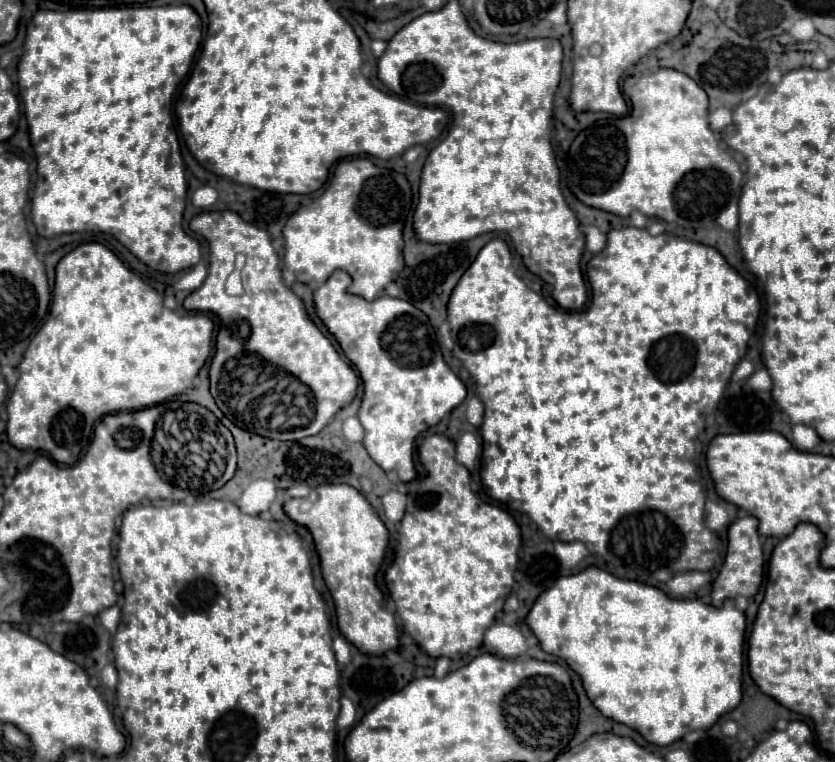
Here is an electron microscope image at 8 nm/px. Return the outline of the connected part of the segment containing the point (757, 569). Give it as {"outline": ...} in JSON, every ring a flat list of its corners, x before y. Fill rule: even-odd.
{"outline":[[745,516,745,518,737,518,731,526,729,526,729,544,727,544,727,556,725,556,725,564,717,576,717,580,713,582,713,590,711,590,711,598,713,598,713,606,723,606,725,598,737,598,737,596,755,596,757,590,763,584,763,576,765,576,765,556,763,556,763,544,759,540,759,532,757,532,759,520,753,516]]}

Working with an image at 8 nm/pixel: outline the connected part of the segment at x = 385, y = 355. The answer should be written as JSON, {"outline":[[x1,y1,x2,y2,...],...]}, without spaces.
{"outline":[[335,270,329,276,329,280,315,290,317,314,323,320,323,324,327,326,327,330,339,340,347,358,361,372,365,390,363,390,363,400,361,400,361,408,359,408,359,420,365,428,363,444,365,444,369,456,385,472,395,470,401,482,409,482,409,480,417,478,417,470,415,470,415,462,413,462,415,438,421,432,425,432,429,426,435,426,447,412,457,408,465,400,467,388,457,378,457,374,445,364,439,344,435,346,435,340,431,338,427,316,421,310,417,310,413,304,409,304,405,300,391,298,391,296,381,296,373,302,367,302,361,296,349,294,347,292,349,286,351,286,351,276,345,270]]}

